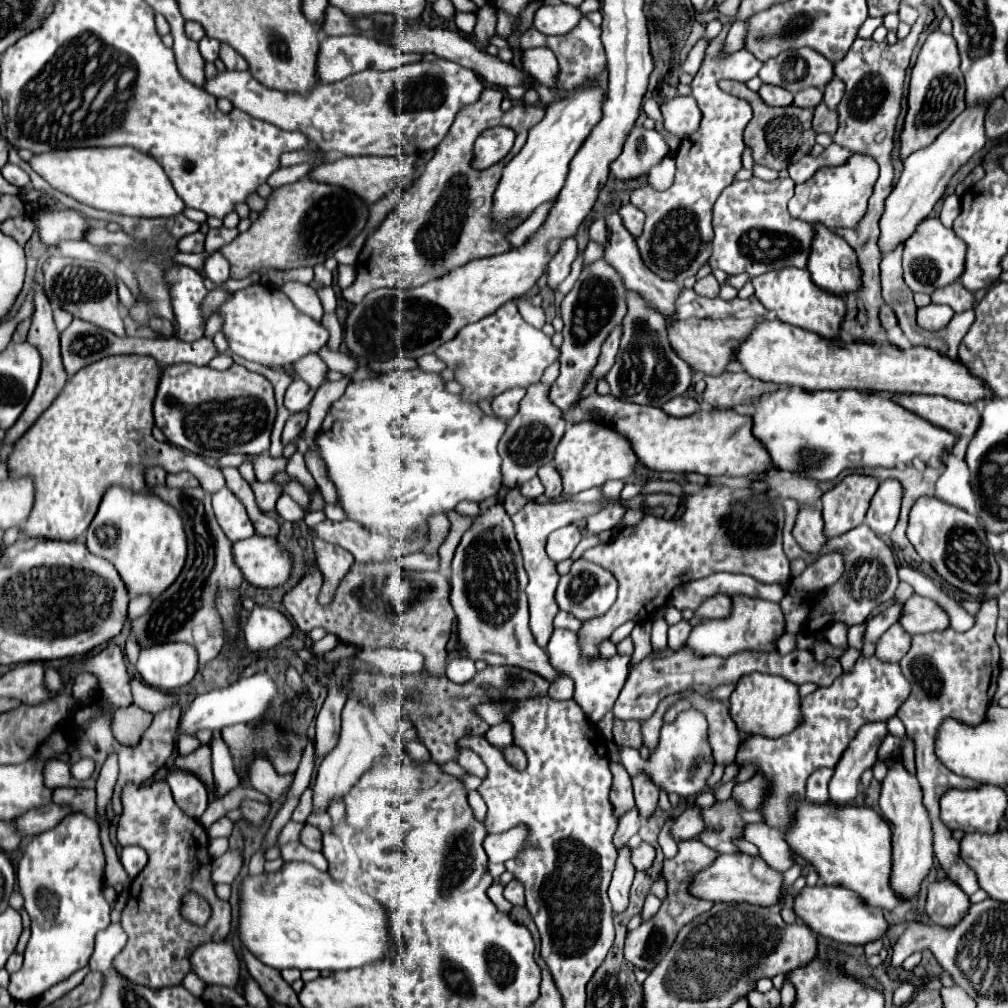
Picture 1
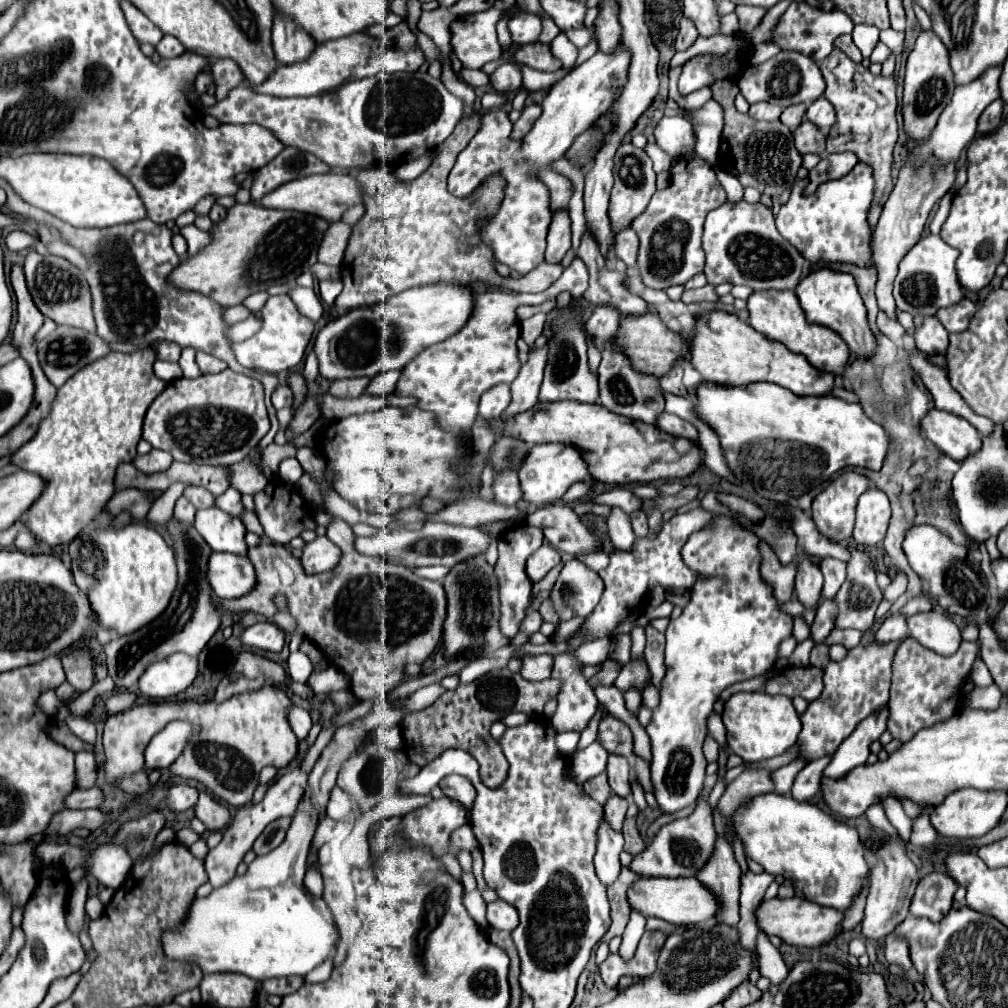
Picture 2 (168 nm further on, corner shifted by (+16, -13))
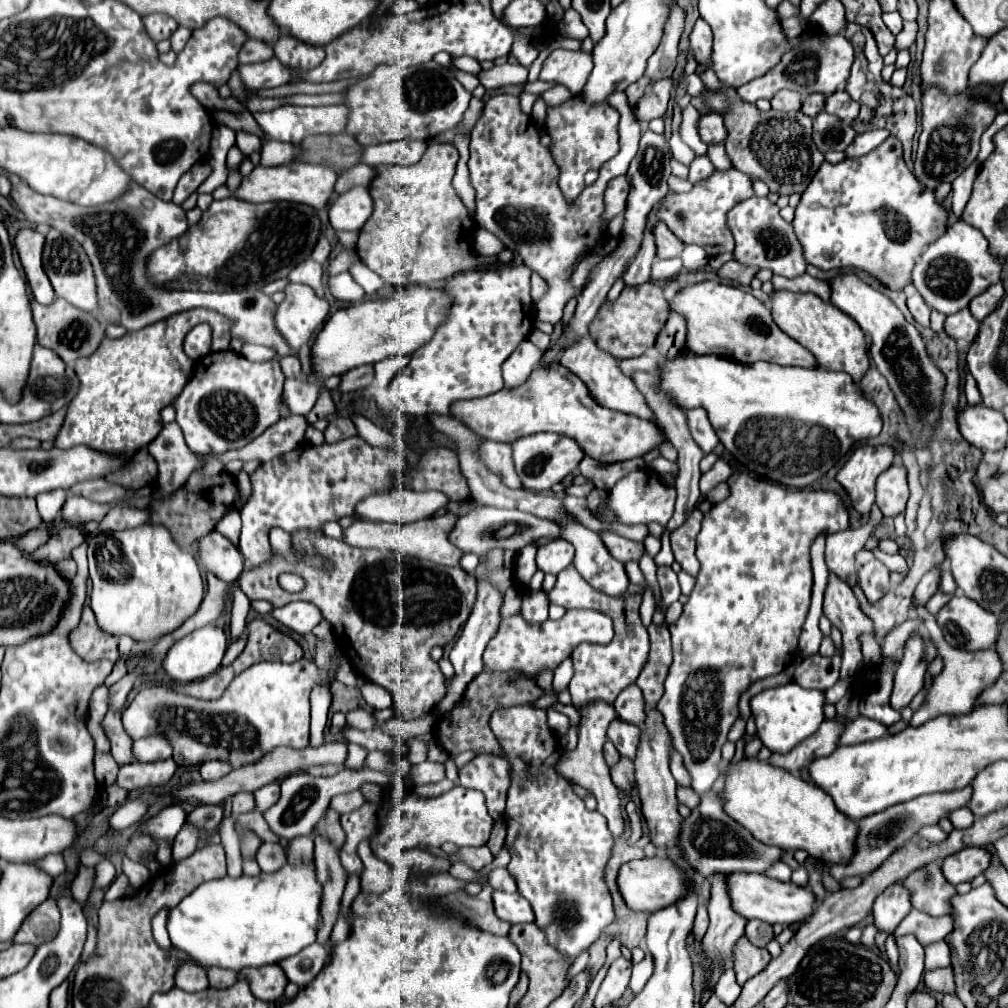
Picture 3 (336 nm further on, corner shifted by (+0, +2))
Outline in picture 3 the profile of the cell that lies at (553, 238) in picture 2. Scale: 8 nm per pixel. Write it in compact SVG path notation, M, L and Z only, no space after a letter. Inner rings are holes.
M576 97L566 101L564 105L558 105L556 109L548 109L546 127L554 141L550 153L554 153L554 161L560 167L560 189L566 197L566 201L574 203L580 193L584 191L584 175L590 169L600 169L608 159L612 159L618 153L618 121L620 113L604 103L596 105L596 109L584 109Z

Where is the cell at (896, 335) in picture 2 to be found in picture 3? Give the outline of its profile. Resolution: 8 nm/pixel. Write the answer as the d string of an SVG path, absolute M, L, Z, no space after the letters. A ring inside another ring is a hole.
M914 293L914 295L910 295L906 299L906 303L908 303L908 309L910 309L914 321L920 323L922 327L930 327L930 309L924 303L924 299L918 293Z

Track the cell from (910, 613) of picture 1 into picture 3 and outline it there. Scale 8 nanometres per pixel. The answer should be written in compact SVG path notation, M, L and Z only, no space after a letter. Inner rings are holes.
M962 595L952 597L950 603L938 611L936 621L944 631L948 645L964 651L990 649L996 645L1000 633L996 617Z

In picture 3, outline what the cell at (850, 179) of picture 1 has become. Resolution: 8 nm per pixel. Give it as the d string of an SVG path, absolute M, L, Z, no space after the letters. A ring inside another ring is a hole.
M888 137L880 147L858 159L844 159L840 163L824 161L812 177L808 189L796 207L792 221L800 243L804 245L804 257L808 263L828 271L840 267L858 267L878 277L890 289L902 289L910 283L910 271L918 255L930 241L946 229L946 211L934 201L934 193L924 189L912 171L908 171L902 159L902 145L896 137Z

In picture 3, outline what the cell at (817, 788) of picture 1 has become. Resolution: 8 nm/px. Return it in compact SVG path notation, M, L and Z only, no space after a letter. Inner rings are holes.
M858 717L854 721L850 721L844 729L844 733L838 739L838 747L846 747L846 745L858 745L858 743L866 743L872 739L878 739L886 733L886 727L878 721L872 721L868 717Z

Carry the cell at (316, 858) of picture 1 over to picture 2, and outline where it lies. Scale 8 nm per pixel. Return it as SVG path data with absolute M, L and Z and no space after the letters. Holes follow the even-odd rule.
M292 816L274 820L272 824L268 824L268 828L264 828L264 832L256 838L252 850L254 850L258 856L272 852L276 846L282 844L282 840L284 840L284 832L288 830L288 824L292 824Z

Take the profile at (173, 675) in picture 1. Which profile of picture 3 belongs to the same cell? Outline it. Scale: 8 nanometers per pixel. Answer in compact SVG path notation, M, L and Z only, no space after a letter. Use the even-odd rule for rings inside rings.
M202 627L180 639L164 657L162 669L172 681L190 683L212 675L226 653L226 635L218 627Z

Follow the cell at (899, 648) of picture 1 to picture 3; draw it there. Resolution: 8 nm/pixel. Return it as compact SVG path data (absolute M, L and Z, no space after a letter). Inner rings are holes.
M932 569L930 573L926 573L926 575L922 577L922 581L918 583L916 591L914 591L914 597L912 597L912 605L910 605L910 609L924 607L926 601L938 591L938 581L940 581L940 571L938 571L938 569Z

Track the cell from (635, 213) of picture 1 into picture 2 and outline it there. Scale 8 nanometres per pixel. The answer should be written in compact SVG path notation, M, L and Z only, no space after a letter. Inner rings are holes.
M632 228L622 230L622 232L616 236L616 254L618 254L618 258L620 258L628 268L636 268L638 246L640 246L640 240L638 240L636 232L632 232Z

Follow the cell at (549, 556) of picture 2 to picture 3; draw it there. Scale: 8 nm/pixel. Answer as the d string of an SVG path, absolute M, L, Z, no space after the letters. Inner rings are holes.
M554 539L554 541L542 543L538 547L538 555L536 555L538 569L542 569L544 573L554 573L554 575L564 571L572 563L572 559L574 559L572 543L568 543L564 539Z

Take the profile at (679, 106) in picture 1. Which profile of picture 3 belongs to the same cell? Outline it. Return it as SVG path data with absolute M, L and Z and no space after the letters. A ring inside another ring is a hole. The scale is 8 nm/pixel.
M716 113L700 115L696 127L698 127L700 139L702 139L704 143L718 143L718 141L724 141L724 137L726 137L724 123L722 123L720 115L716 115Z

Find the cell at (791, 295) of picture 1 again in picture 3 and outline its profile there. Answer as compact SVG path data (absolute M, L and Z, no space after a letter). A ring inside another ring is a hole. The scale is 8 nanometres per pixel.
M774 291L770 297L772 297L774 323L786 335L796 339L802 347L812 351L820 369L844 371L856 383L860 383L860 377L864 377L864 373L870 367L870 359L868 359L868 347L864 341L864 333L856 325L856 321L852 321L852 317L848 317L846 313L836 309L832 303L822 301L814 293Z

